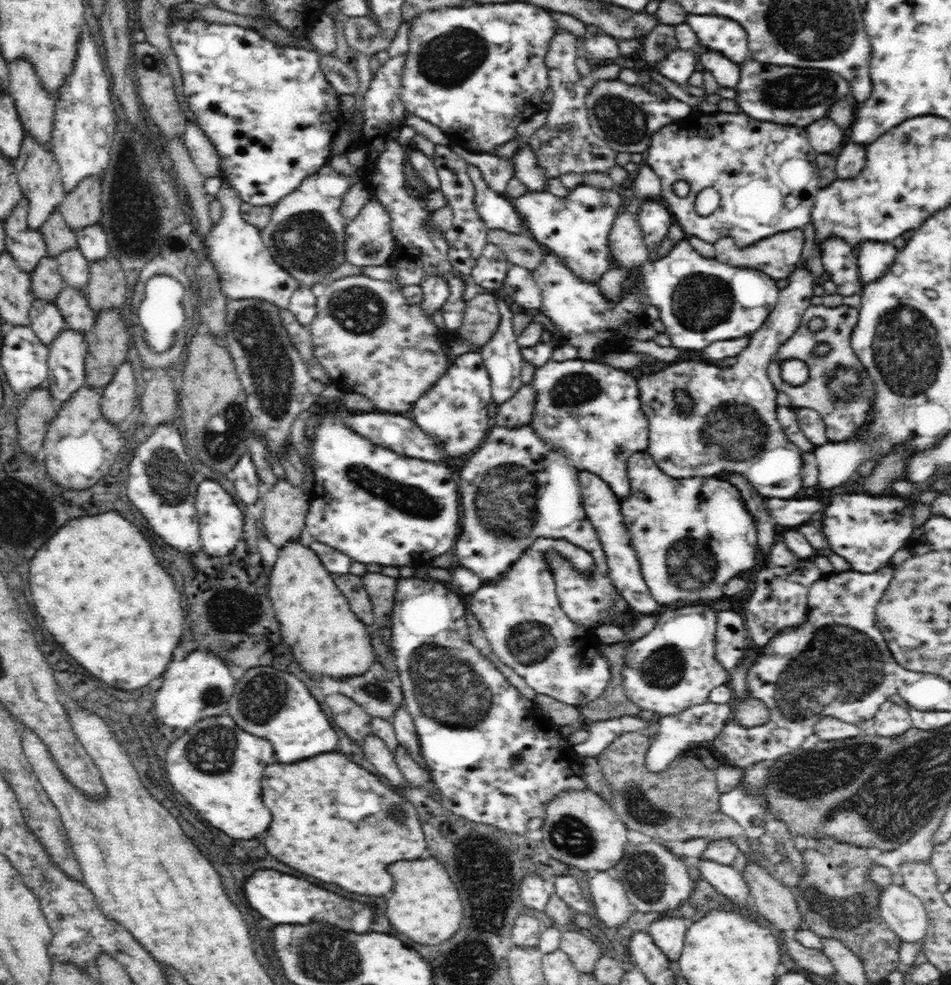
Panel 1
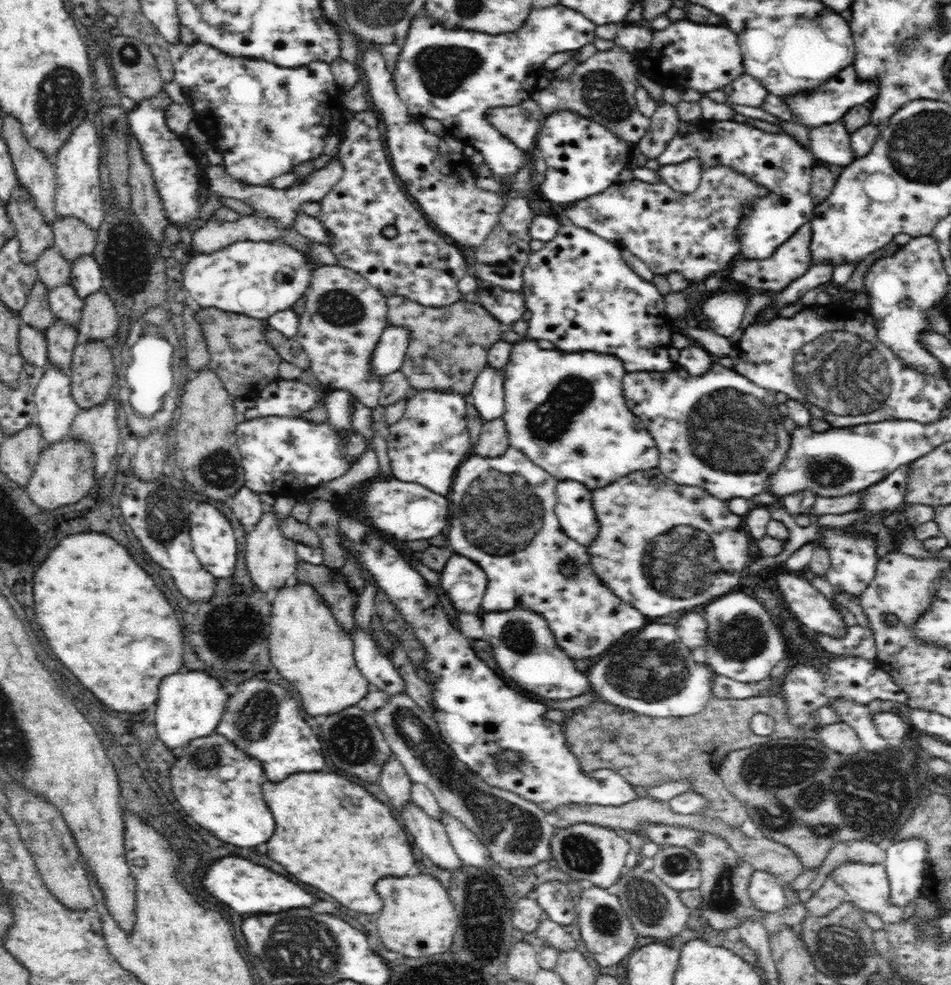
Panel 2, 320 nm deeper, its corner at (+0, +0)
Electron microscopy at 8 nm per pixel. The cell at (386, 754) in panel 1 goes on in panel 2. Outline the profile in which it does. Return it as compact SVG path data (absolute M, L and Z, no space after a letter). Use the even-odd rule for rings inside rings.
M413 801L408 802L402 808L401 815L407 830L414 838L413 844L418 846L436 866L440 866L444 870L456 870L463 865L442 822L428 816Z

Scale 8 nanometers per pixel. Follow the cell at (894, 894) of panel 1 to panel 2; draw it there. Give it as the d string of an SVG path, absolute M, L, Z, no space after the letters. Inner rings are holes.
M860 861L842 863L832 869L833 879L847 892L848 900L864 912L878 914L887 925L901 920L904 908L891 904L886 867Z

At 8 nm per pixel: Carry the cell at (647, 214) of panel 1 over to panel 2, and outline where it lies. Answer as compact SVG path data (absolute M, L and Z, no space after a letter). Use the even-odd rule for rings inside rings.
M716 165L714 170L703 170L702 178L699 187L690 194L680 193L666 183L654 183L650 184L648 181L642 182L636 178L629 181L616 182L612 186L609 186L604 192L600 194L586 197L583 200L576 201L573 206L570 206L566 210L566 216L568 220L574 224L574 226L586 228L586 230L593 231L594 234L605 238L608 242L614 243L621 249L628 249L632 254L635 254L640 260L646 263L646 266L655 274L667 276L670 272L678 272L682 274L687 281L691 282L704 282L710 276L717 276L721 274L722 270L728 270L731 263L740 257L738 254L738 238L734 238L734 230L738 228L738 218L743 218L743 214L738 214L738 206L742 206L743 203L750 203L750 198L760 198L766 196L769 192L768 189L762 190L762 185L754 186L754 183L750 181L750 178L742 178L742 173L734 174L734 169L726 170L727 166Z

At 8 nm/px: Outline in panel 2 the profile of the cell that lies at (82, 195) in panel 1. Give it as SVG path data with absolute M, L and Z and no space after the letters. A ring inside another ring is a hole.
M73 216L57 217L51 224L55 247L68 262L80 256L92 255L97 243L98 233L80 218Z

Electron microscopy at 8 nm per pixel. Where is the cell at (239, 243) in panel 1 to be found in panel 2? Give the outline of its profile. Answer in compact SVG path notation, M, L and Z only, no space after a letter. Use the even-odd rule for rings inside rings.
M240 240L212 254L191 252L183 265L183 287L201 307L220 309L226 313L242 314L260 320L294 306L306 293L314 275L308 255L282 240Z

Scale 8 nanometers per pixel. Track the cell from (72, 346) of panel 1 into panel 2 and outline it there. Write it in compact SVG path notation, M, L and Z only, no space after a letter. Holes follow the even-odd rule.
M48 363L36 387L34 402L37 415L34 422L41 430L42 438L46 443L62 442L63 439L69 438L75 416L81 410L74 400L70 381L69 372L62 371L57 363Z

